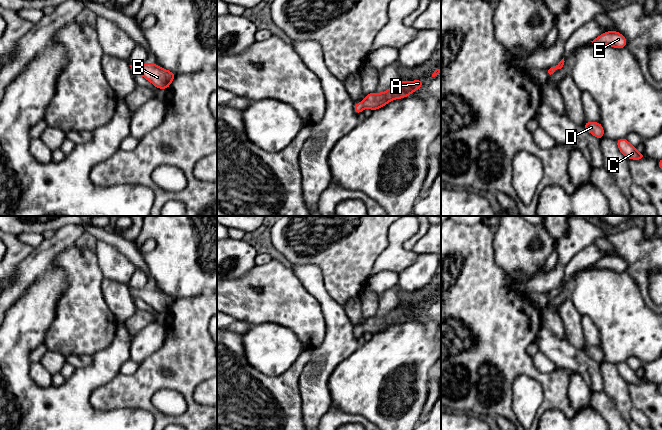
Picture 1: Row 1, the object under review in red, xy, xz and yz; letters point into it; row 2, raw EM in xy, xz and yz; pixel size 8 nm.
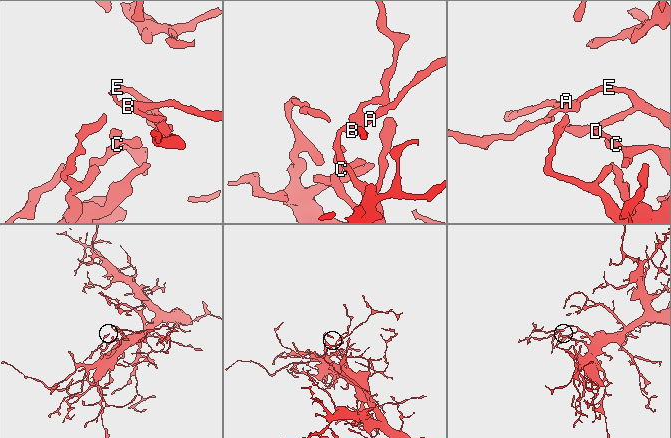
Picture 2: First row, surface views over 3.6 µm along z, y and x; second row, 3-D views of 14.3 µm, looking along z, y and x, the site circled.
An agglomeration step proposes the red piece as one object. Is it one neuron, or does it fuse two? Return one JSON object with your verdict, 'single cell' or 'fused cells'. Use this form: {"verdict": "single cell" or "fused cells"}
{"verdict": "single cell"}

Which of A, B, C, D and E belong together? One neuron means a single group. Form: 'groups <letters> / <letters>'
groups A B C D E

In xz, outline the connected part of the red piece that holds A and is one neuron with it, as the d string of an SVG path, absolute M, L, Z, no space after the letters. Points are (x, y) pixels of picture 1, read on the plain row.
M417 303L416 305L400 305L398 304L392 311L384 317L369 317L360 327L355 327L354 335L359 339L364 332L369 332L372 335L382 332L392 324L405 322L414 315L423 310L423 305Z

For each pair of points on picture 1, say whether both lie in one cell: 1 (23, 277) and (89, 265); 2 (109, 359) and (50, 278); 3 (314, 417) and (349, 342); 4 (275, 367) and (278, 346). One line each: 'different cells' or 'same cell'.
1: different cells
2: same cell
3: same cell
4: same cell

